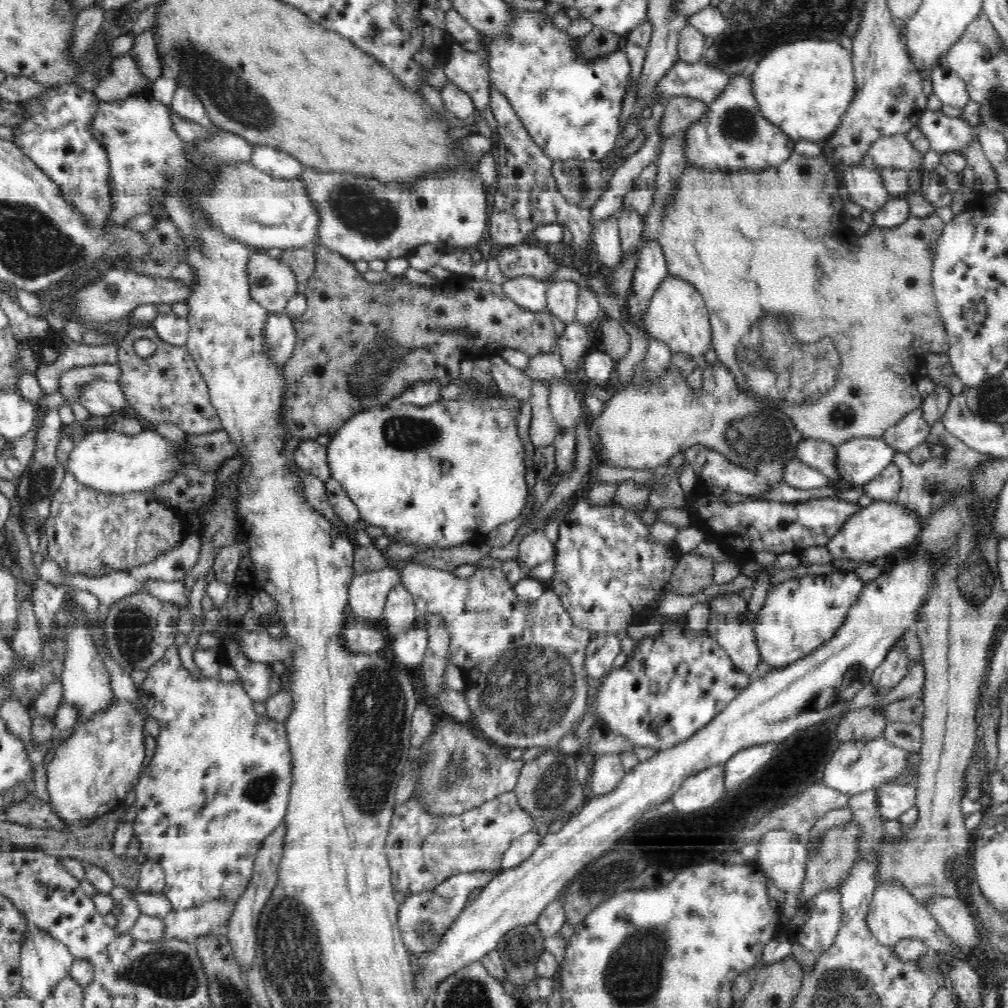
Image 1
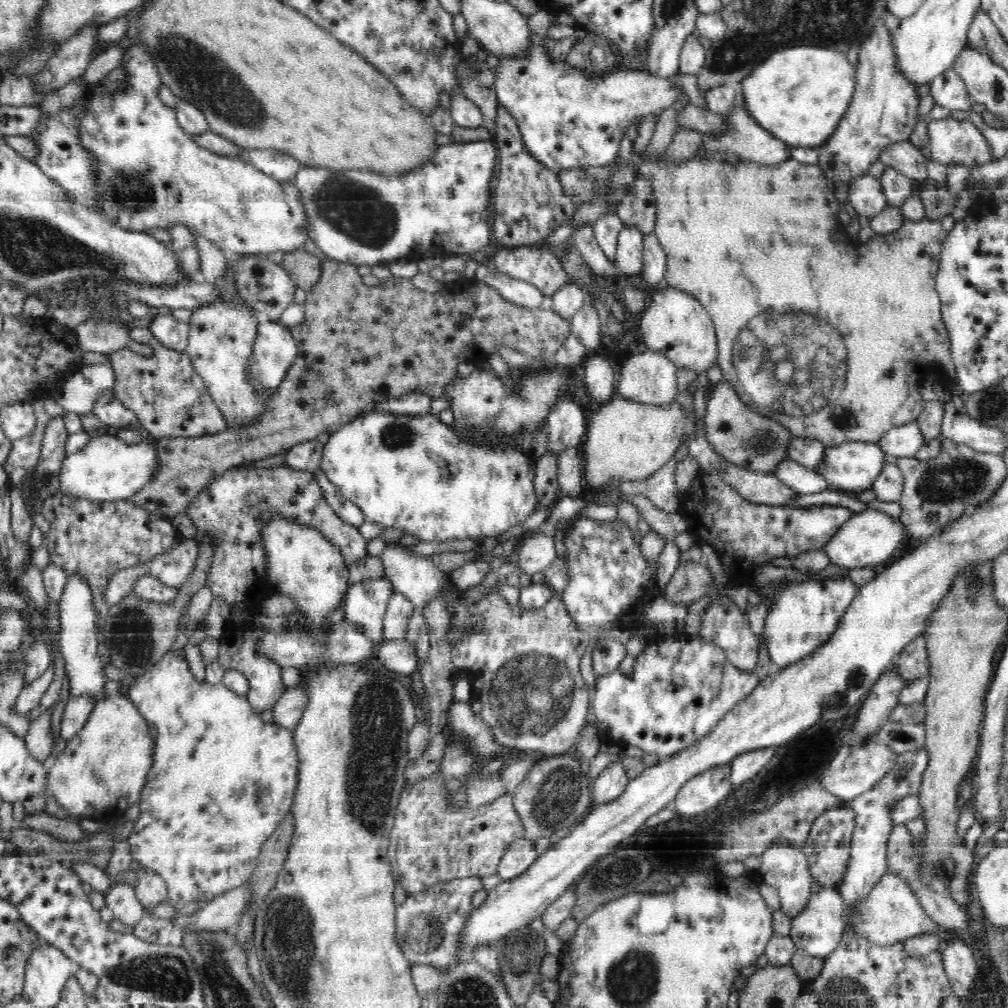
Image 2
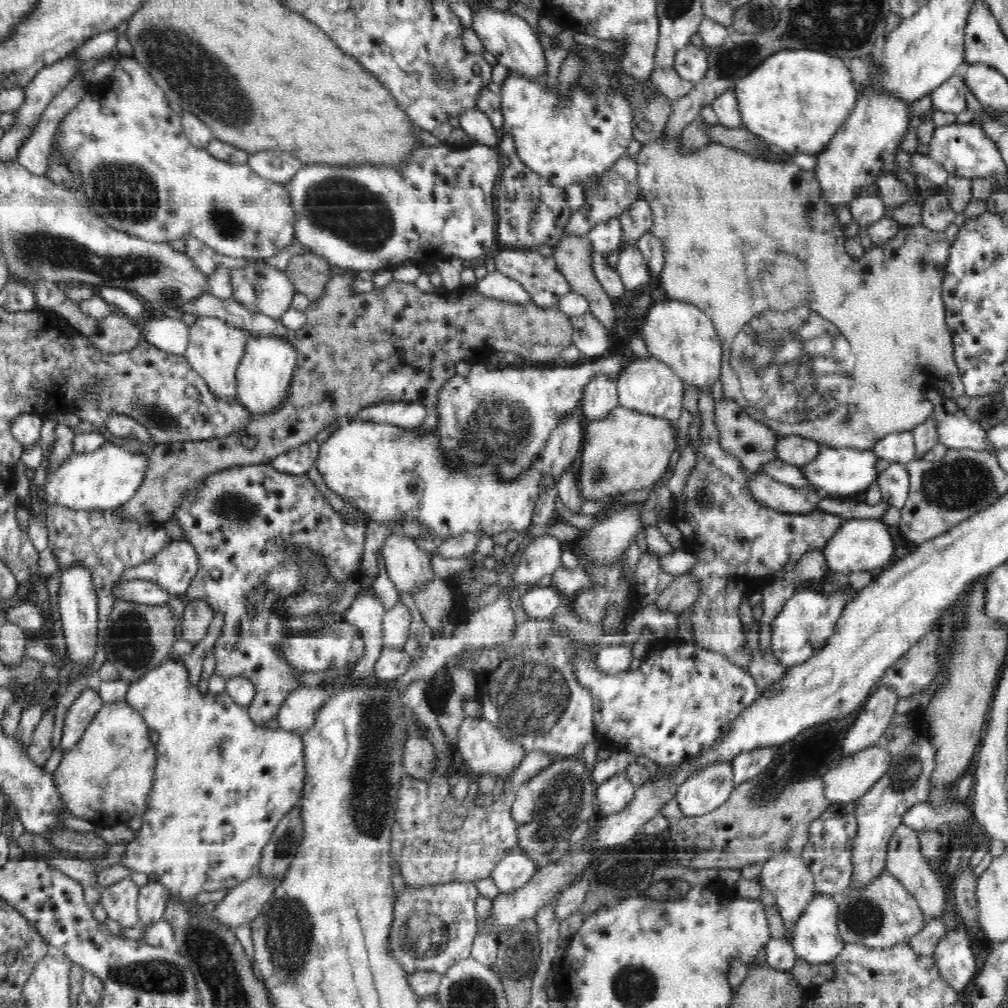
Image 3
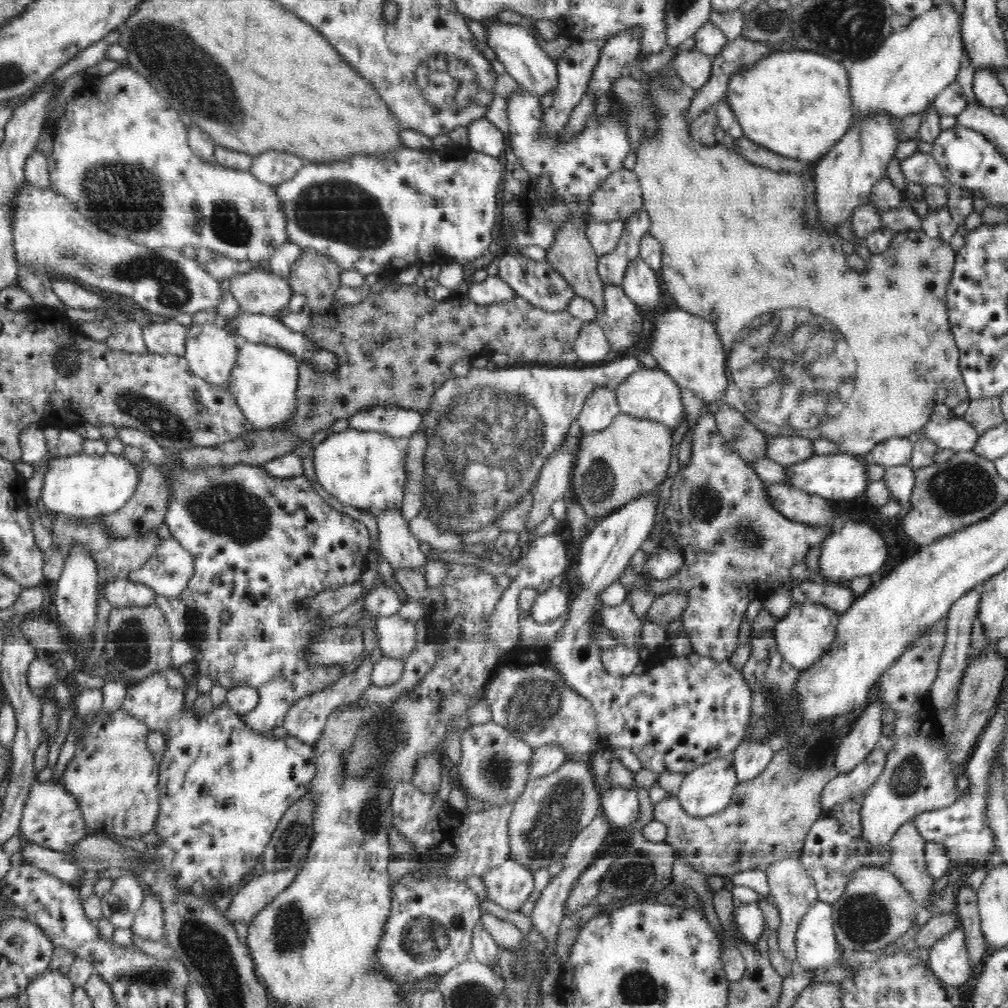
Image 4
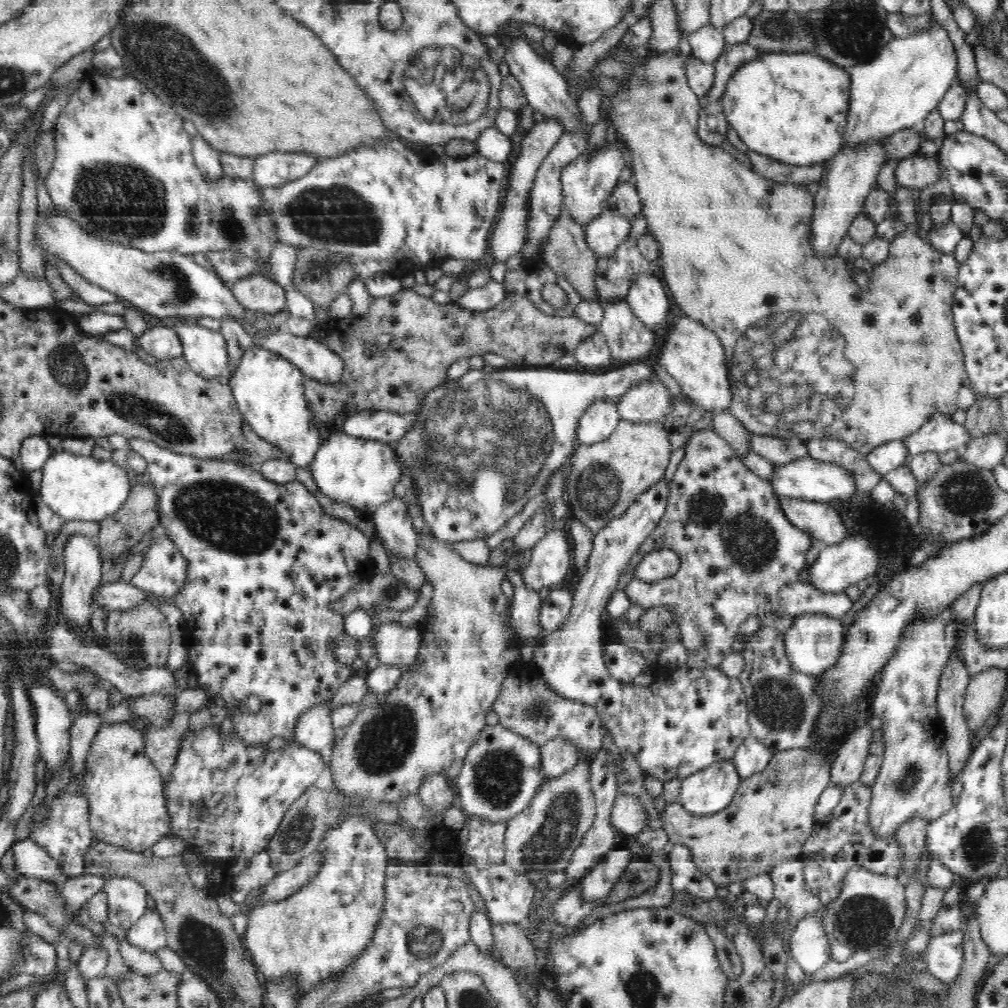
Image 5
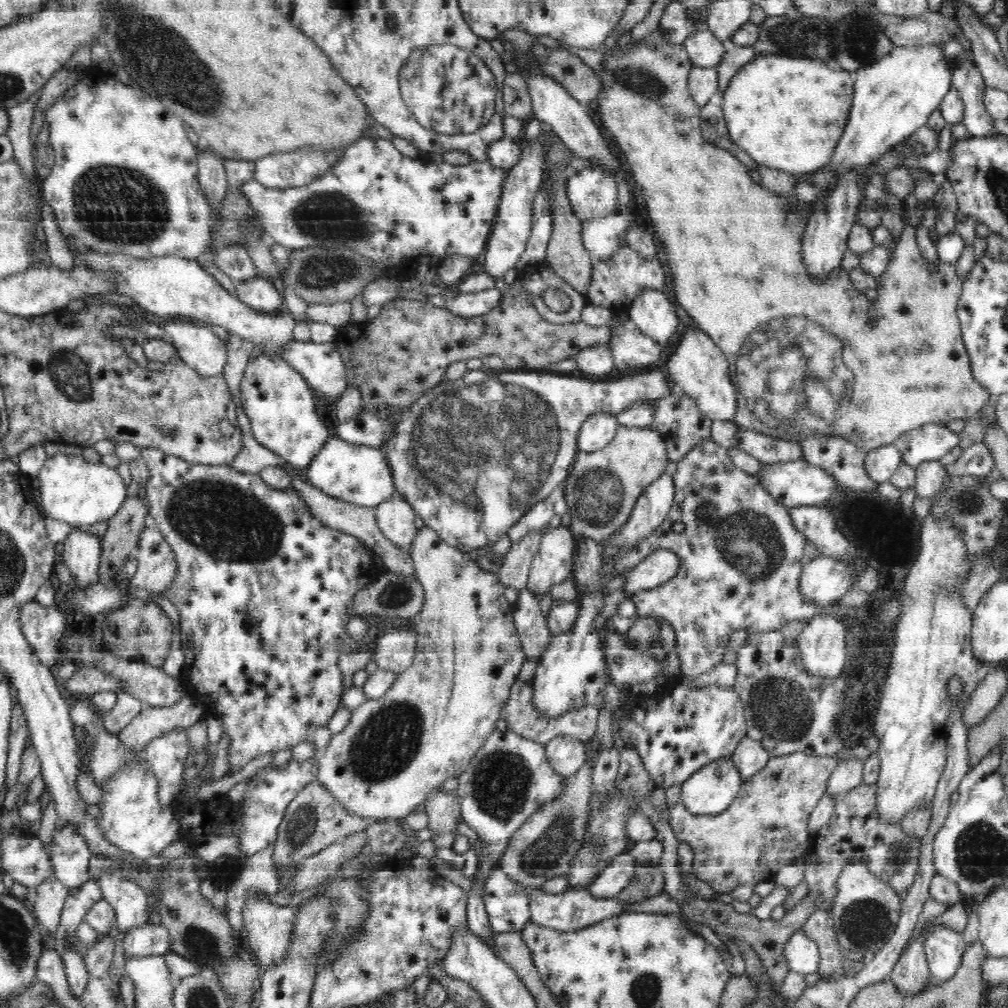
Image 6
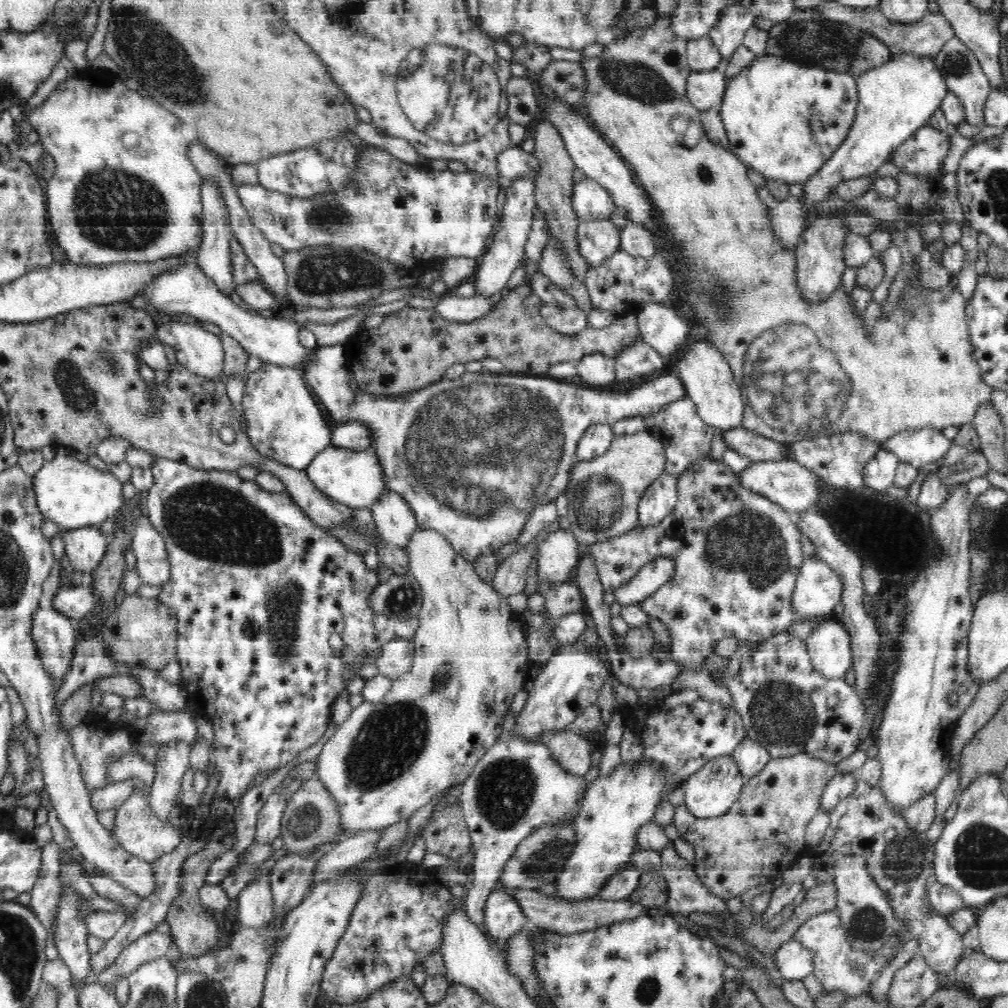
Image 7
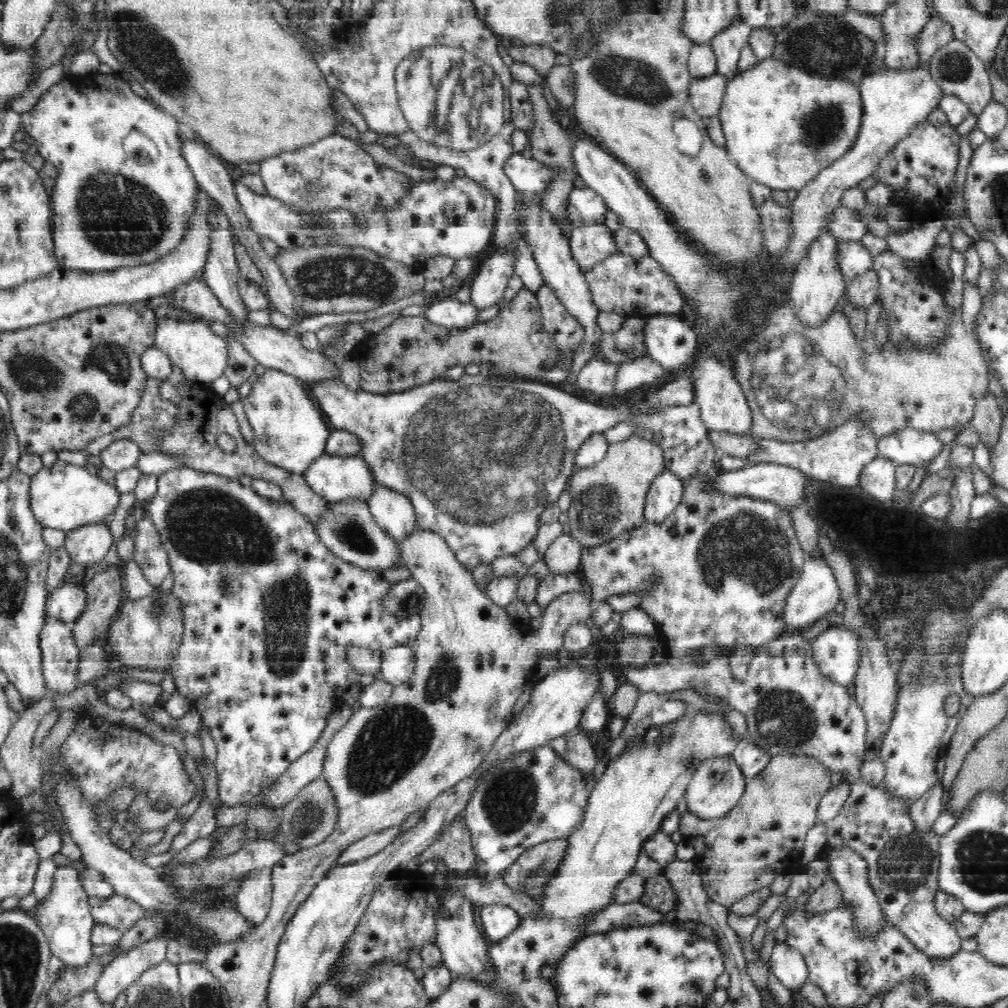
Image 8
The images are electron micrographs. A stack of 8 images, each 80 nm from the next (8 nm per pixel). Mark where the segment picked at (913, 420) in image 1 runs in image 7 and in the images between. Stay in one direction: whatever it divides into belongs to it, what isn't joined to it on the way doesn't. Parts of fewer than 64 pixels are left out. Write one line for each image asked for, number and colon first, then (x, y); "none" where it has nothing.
2: (902, 441)
3: (896, 447)
4: (896, 451)
5: (883, 459)
6: (881, 463)
7: (879, 472)

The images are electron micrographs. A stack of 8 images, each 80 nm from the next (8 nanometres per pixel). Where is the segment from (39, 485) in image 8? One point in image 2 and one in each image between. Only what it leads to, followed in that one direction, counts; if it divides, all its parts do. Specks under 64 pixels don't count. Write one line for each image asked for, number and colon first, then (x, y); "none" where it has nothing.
2: (107, 469)
3: (92, 482)
4: (81, 486)
5: (75, 487)
6: (73, 490)
7: (68, 491)

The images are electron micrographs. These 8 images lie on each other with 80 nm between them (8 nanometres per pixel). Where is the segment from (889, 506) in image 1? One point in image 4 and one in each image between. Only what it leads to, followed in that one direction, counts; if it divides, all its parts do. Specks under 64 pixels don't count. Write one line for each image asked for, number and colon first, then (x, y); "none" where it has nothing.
2: (869, 539)
3: (858, 546)
4: (857, 550)

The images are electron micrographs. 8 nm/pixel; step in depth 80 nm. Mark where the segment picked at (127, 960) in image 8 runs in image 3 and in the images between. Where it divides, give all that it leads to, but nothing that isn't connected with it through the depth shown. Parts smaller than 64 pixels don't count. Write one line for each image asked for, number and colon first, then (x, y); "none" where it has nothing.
3: (153, 896)
4: (148, 923)
5: (148, 932)
6: (148, 939)
7: (152, 945)

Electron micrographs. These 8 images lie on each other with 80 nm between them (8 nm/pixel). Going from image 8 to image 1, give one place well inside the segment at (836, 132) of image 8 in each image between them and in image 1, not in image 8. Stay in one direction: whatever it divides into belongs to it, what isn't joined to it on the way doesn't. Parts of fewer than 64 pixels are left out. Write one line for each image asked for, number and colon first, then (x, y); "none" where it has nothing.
1: (803, 88)
2: (799, 94)
3: (797, 100)
4: (797, 104)
5: (791, 107)
6: (789, 114)
7: (784, 120)

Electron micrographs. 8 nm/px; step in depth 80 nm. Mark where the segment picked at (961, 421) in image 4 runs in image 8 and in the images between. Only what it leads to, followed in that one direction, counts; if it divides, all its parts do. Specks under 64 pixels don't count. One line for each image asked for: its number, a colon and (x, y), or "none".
5: (940, 433)
6: (929, 442)
7: (919, 447)
8: (915, 447)

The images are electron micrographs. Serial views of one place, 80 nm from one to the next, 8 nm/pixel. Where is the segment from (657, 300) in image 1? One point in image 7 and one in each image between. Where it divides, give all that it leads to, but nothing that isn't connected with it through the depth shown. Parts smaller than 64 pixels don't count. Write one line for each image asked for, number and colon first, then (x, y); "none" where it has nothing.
2: (674, 323)
3: (682, 337)
4: (687, 347)
5: (692, 354)
6: (698, 366)
7: (707, 376)

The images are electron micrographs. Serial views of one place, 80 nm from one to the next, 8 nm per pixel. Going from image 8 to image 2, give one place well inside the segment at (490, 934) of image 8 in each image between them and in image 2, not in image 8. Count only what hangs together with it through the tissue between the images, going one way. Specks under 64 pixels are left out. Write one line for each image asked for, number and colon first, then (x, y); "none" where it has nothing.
2: (520, 855)
3: (513, 871)
4: (509, 884)
5: (509, 896)
6: (507, 903)
7: (503, 917)

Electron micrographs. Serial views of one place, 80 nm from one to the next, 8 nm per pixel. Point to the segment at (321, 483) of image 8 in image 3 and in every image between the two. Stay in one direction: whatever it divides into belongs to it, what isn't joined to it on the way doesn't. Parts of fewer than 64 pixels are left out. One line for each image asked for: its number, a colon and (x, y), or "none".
3: (390, 473)
4: (366, 470)
5: (361, 473)
6: (360, 475)
7: (354, 478)

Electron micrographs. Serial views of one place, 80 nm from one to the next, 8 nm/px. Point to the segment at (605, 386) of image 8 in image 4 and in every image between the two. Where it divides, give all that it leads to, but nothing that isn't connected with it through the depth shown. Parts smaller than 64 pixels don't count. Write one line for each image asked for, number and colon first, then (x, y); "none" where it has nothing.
4: (591, 345)
5: (593, 352)
6: (596, 362)
7: (596, 370)

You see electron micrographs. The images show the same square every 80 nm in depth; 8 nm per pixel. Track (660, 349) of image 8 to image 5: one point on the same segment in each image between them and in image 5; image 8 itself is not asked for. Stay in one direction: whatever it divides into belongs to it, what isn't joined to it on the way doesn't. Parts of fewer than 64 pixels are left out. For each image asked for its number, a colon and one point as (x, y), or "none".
5: (647, 298)
6: (655, 315)
7: (661, 326)

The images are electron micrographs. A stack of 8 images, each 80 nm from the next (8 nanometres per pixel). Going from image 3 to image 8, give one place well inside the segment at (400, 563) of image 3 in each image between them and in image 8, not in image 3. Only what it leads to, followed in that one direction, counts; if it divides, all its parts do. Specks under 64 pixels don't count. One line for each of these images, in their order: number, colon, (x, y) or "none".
4: (399, 547)
5: (393, 520)
6: (395, 517)
7: (393, 517)
8: (392, 511)

